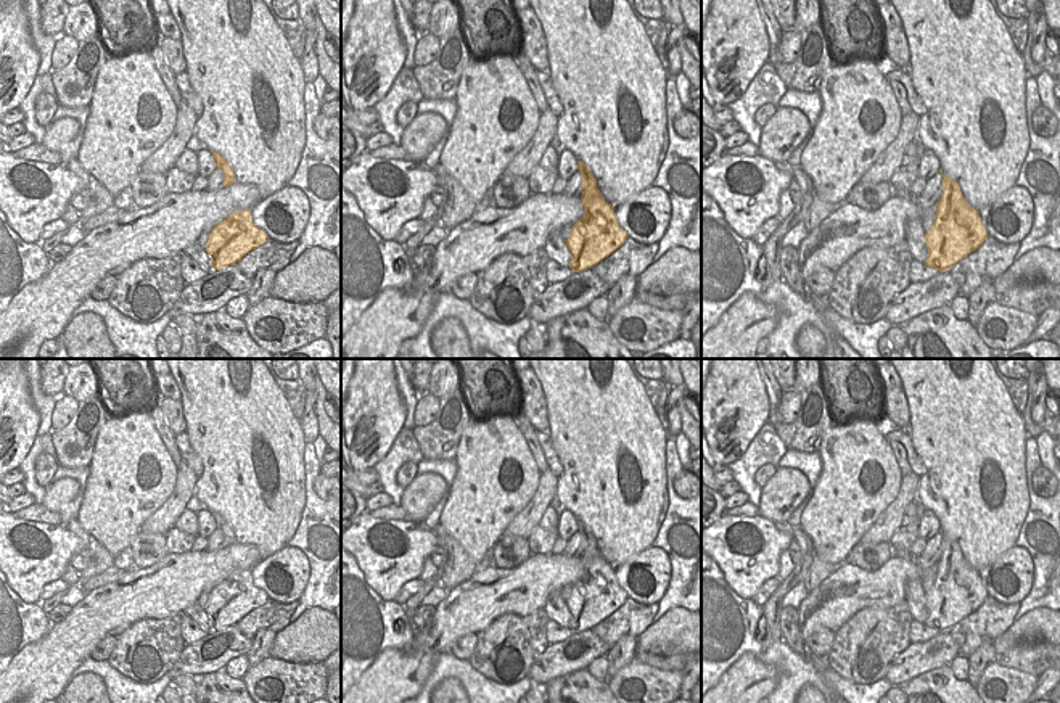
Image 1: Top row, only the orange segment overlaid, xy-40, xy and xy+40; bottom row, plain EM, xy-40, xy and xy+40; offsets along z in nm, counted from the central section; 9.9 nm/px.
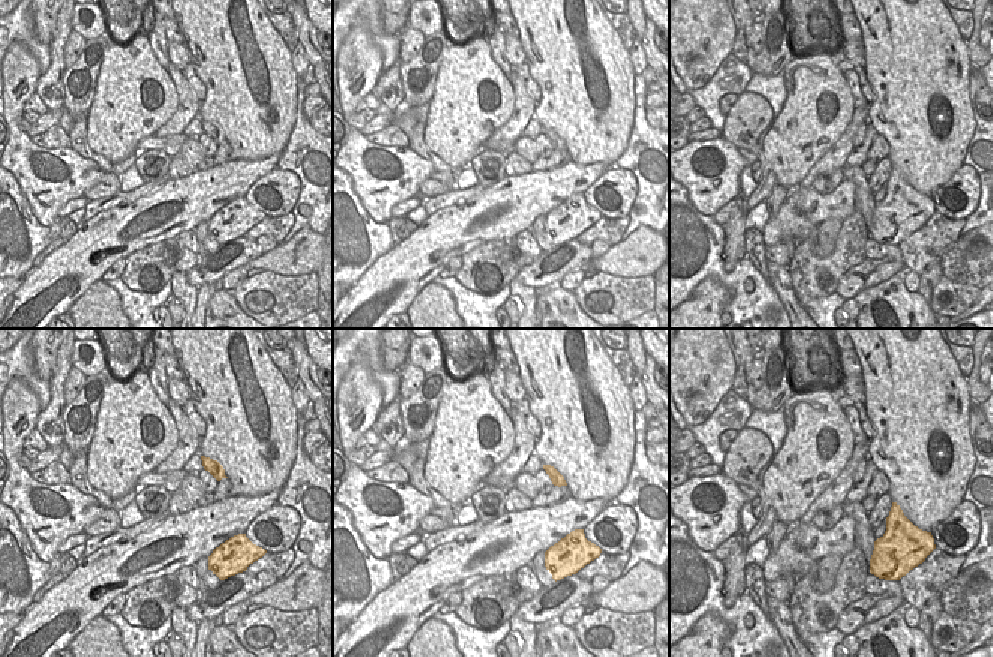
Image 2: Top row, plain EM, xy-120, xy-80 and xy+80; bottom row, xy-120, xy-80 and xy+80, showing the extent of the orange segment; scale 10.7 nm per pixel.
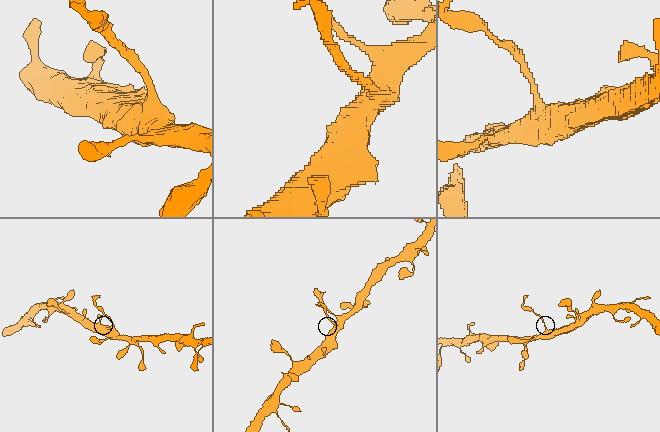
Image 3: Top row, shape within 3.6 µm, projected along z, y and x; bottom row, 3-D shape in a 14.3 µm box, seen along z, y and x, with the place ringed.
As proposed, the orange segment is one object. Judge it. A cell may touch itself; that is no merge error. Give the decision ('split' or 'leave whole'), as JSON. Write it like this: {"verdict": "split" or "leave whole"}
{"verdict": "split"}

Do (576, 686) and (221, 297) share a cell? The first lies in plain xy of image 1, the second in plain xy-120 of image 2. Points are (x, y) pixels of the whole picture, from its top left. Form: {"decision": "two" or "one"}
{"decision": "one"}

